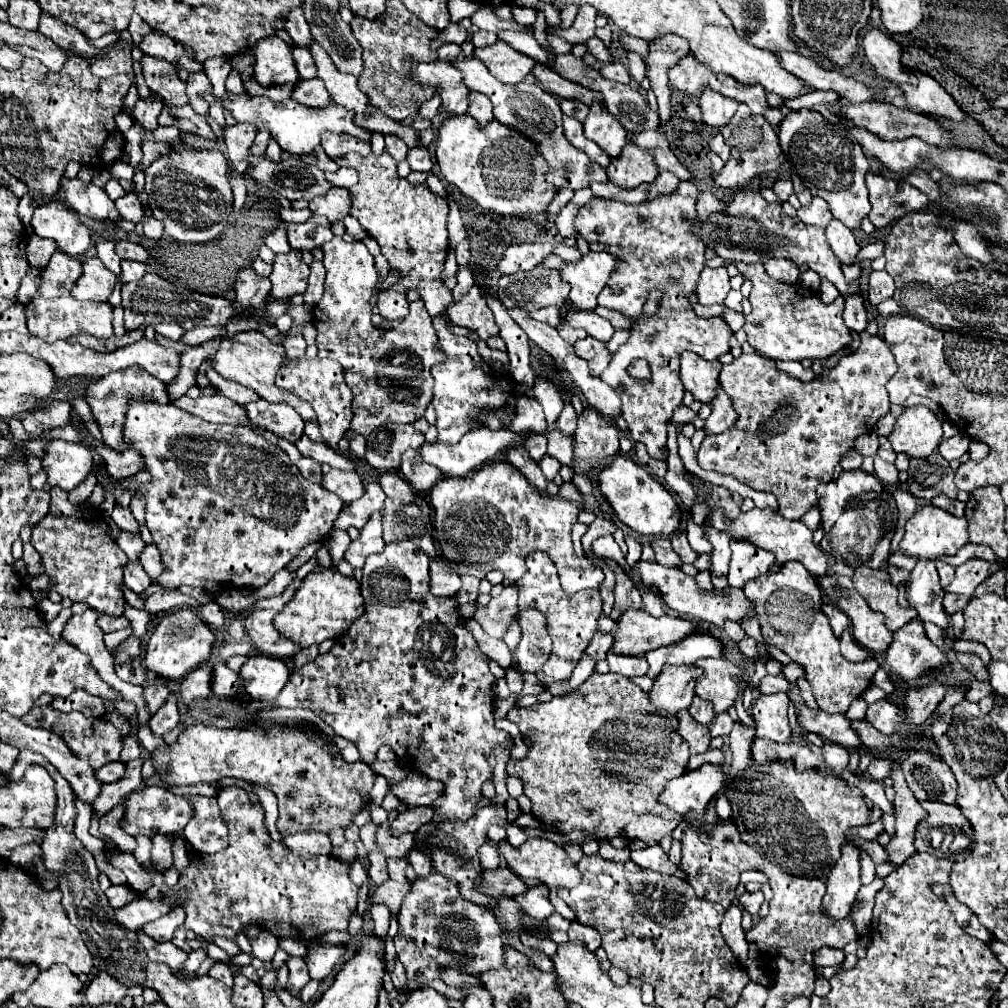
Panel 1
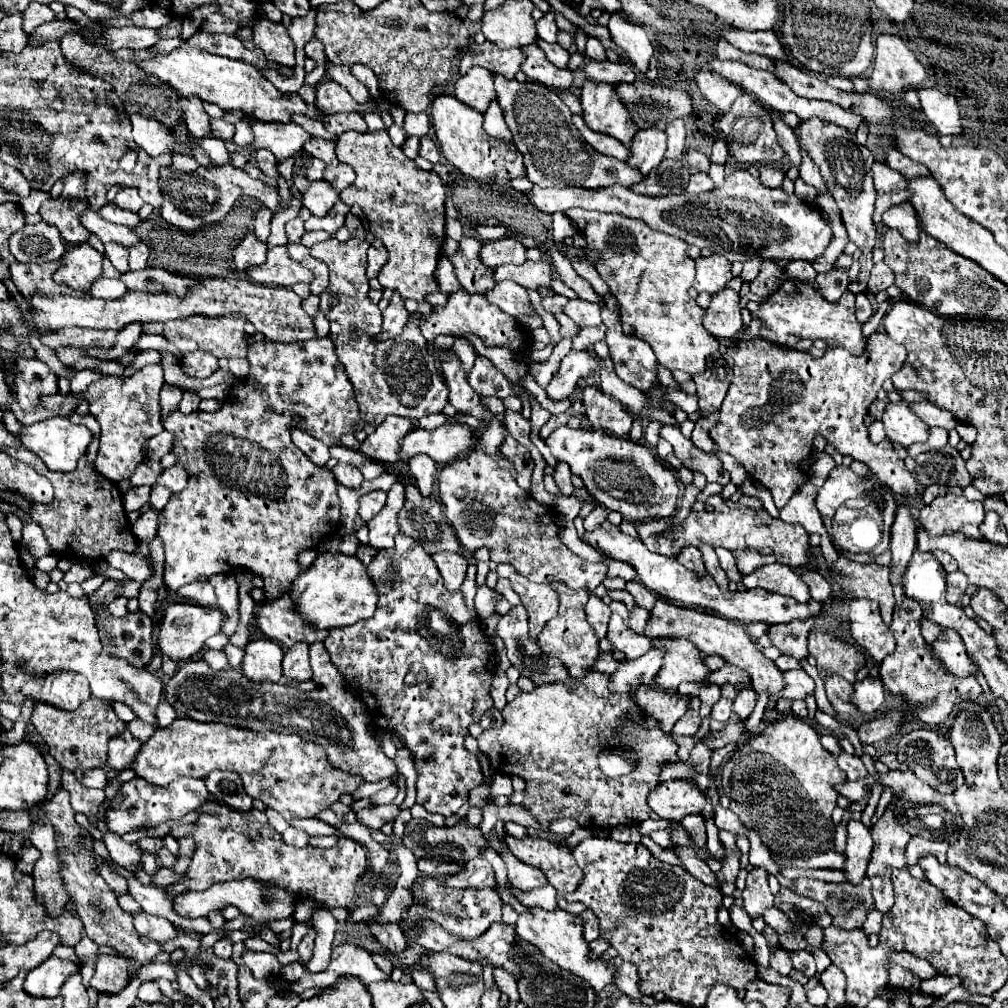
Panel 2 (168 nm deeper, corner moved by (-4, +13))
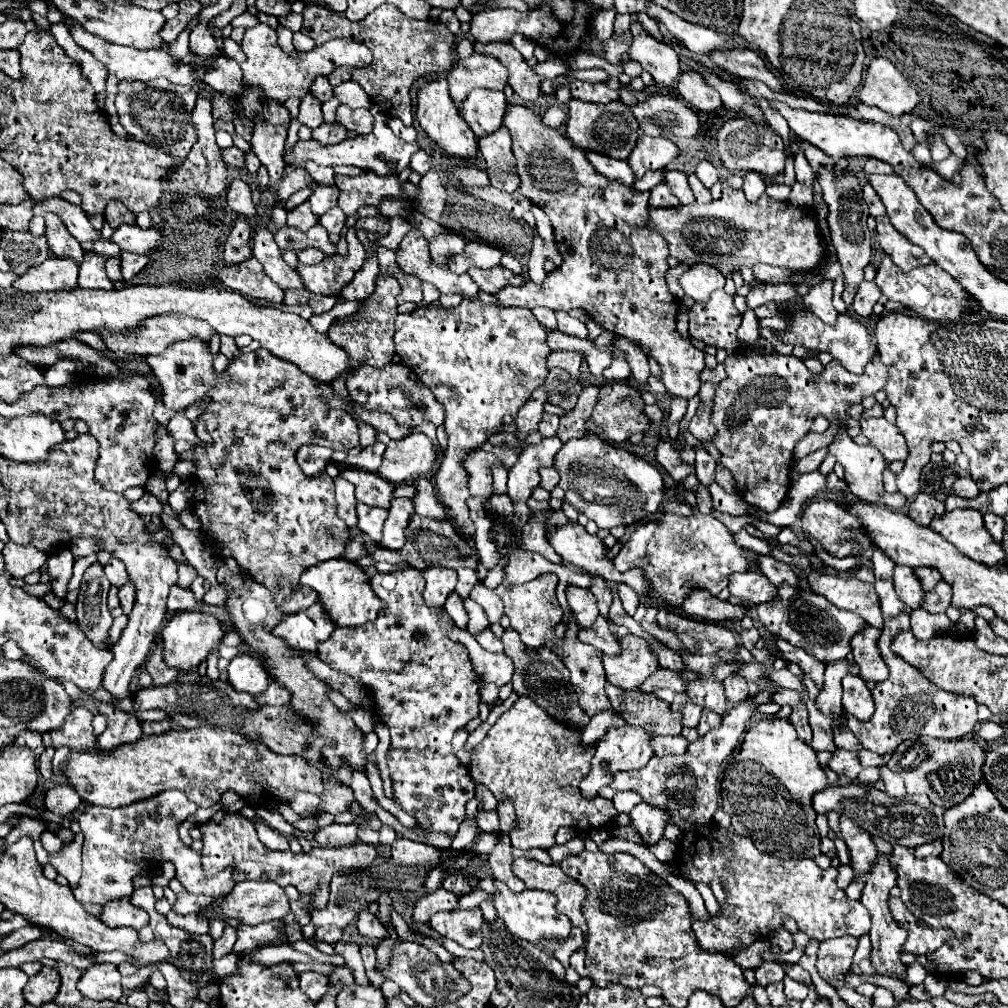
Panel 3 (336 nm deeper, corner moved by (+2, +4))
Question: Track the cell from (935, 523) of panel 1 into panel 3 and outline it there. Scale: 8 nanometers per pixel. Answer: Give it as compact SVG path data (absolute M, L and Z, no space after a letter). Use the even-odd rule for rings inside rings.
M977 510L947 512L943 518L935 518L931 528L975 562L985 566L1007 564L1007 554L1001 542L995 542L993 536L985 530L983 516Z

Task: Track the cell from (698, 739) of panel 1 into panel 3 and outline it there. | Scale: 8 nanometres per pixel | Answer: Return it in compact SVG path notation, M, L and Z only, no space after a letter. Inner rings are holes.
M607 684L607 696L613 704L613 710L633 726L641 726L651 734L679 736L681 734L681 714L671 712L665 700L659 700L655 694L627 692L617 686Z

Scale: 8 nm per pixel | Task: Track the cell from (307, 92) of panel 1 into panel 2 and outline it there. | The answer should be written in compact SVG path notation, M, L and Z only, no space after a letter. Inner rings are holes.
M321 81L315 87L315 105L327 113L369 113L373 107L371 105L357 105L353 97L347 93L345 87L337 85L335 81Z

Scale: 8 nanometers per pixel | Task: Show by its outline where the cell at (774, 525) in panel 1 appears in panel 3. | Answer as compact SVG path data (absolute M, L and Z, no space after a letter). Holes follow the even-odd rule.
M671 498L649 522L637 526L629 534L625 546L617 558L613 558L613 564L617 570L641 568L651 588L647 598L659 598L671 608L681 608L691 590L703 588L717 596L727 588L729 574L747 572L755 566L755 554L737 546L733 542L733 534L719 520L707 514L687 516L687 506Z

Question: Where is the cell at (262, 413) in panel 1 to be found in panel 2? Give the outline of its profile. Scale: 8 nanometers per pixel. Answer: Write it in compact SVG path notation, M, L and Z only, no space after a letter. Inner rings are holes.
M295 419L295 421L293 421L293 427L291 427L291 439L293 439L293 443L295 443L315 465L325 465L327 459L329 459L329 447L327 447L323 441L311 437L307 431L299 429L297 423L299 423L299 421Z

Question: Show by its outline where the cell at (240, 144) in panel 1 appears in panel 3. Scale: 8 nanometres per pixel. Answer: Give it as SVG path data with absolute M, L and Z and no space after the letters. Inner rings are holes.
M373 104L369 109L374 118L373 132L365 134L365 136L353 136L345 142L339 142L335 146L321 146L315 140L299 140L295 144L295 148L285 156L287 164L303 164L303 162L315 162L319 166L357 166L361 170L371 170L377 176L385 176L385 174L393 174L397 176L401 170L405 170L409 166L409 158L419 150L419 144L409 144L403 142L401 138L397 138L391 128L385 124L385 114L379 110L377 104Z

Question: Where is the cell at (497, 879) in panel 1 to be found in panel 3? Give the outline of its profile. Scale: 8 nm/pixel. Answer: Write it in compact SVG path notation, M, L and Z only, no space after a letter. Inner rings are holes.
M437 888L435 892L423 896L415 908L413 908L413 920L417 924L427 924L429 918L437 912L443 912L443 910L455 910L457 908L457 896L445 888Z

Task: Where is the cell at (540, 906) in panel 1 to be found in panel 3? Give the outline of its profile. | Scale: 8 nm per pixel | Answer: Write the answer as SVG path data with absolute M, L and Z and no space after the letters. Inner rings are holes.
M499 836L499 844L495 846L493 854L489 856L489 866L493 870L493 876L501 882L505 882L513 892L525 890L525 884L513 874L511 864L513 864L513 854L511 854L511 840L509 836Z

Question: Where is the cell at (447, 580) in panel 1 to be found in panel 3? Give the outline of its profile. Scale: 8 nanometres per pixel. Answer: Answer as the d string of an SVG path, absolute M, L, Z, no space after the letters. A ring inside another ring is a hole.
M429 568L423 572L423 576L427 582L423 590L425 604L433 608L441 608L457 584L457 572L445 568Z

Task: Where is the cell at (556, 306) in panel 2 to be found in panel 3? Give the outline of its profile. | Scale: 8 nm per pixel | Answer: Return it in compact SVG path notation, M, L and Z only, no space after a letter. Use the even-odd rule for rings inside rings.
M533 308L533 314L535 314L535 318L539 320L539 324L543 326L543 328L557 328L557 322L555 322L555 312L553 310L549 310L549 308Z

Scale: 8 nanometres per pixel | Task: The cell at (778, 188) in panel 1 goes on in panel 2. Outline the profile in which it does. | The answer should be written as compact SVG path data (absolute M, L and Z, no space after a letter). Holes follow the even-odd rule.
M763 165L763 167L759 167L759 171L761 171L759 179L763 181L763 185L767 185L767 187L781 187L781 183L785 179L785 171L775 169L771 165Z

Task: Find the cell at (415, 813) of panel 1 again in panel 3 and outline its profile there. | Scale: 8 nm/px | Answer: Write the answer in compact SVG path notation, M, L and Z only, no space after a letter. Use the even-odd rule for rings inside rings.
M331 824L315 832L317 846L333 846L333 848L353 844L355 836L357 836L357 826L353 824Z

